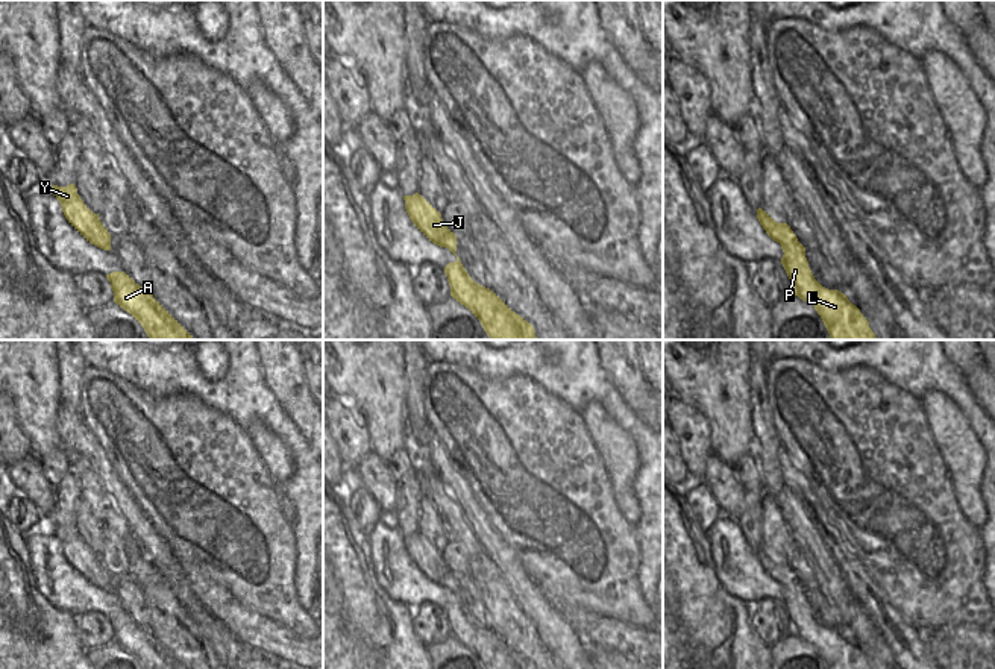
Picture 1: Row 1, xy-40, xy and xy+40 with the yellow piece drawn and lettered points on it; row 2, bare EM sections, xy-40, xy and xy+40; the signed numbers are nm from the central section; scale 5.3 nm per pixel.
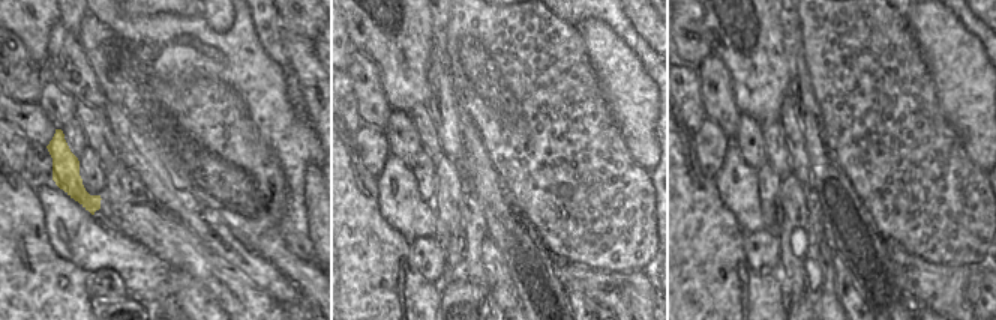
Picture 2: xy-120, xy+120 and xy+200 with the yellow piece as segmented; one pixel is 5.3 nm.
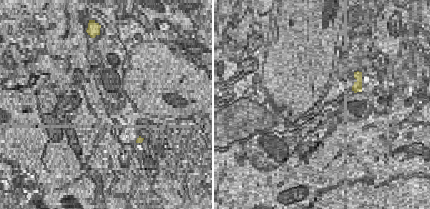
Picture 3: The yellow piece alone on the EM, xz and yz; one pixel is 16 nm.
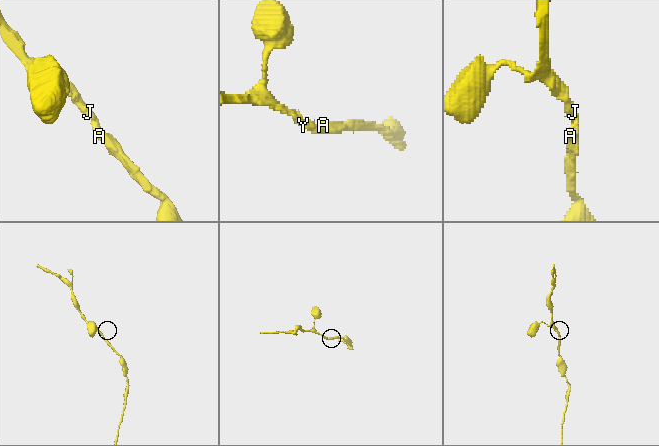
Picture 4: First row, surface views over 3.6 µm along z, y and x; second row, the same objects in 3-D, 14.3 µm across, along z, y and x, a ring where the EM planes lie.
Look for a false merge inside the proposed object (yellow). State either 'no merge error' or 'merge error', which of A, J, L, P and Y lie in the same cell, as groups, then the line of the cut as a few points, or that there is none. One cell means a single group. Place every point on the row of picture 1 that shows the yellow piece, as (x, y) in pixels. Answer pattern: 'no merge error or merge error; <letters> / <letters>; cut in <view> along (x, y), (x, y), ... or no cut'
no merge error; A J L P Y; no cut

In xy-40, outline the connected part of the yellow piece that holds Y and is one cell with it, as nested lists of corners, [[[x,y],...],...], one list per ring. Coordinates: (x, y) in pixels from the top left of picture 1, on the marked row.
[[[74,184],[67,187],[50,187],[53,196],[59,200],[62,212],[68,223],[91,244],[111,250],[111,234],[102,225],[99,214],[94,214],[77,194]]]

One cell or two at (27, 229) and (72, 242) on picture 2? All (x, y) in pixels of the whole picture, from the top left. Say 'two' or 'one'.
two

